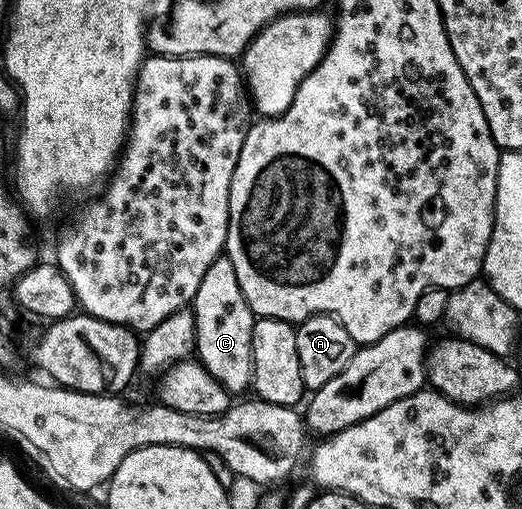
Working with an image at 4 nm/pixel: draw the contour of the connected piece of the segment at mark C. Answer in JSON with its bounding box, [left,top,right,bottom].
[190,256,254,392]

